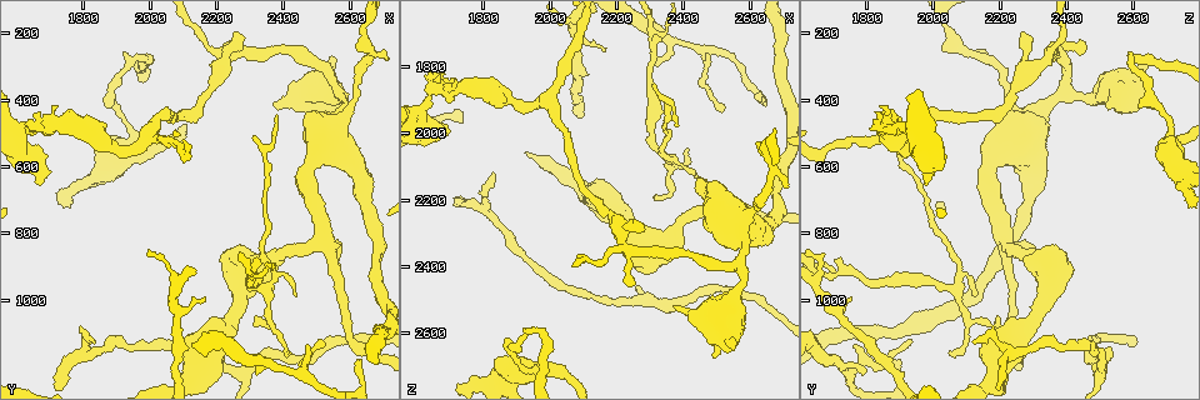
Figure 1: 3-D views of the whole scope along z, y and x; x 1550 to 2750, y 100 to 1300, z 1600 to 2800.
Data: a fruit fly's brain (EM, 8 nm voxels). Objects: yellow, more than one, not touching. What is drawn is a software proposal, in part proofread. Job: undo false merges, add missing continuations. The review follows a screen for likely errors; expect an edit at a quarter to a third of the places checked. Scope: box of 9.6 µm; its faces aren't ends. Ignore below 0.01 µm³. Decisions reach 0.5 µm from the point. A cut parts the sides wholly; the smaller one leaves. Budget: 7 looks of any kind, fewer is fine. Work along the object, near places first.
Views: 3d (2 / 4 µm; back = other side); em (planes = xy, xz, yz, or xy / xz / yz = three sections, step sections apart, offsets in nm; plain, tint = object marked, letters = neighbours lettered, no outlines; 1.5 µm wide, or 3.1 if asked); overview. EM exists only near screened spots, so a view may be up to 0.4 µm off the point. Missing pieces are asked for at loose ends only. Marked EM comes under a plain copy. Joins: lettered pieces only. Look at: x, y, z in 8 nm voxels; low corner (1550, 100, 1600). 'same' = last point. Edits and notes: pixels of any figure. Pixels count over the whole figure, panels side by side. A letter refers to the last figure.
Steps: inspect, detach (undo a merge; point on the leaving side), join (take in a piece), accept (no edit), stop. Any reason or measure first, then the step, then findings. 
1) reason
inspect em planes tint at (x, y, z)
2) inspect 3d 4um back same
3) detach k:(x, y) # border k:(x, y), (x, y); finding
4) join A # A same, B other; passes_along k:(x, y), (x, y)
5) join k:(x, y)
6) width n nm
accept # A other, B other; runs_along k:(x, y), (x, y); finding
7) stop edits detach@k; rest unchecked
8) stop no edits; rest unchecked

sudden change in width
inspect em planes letters at (1710, 480, 1870)

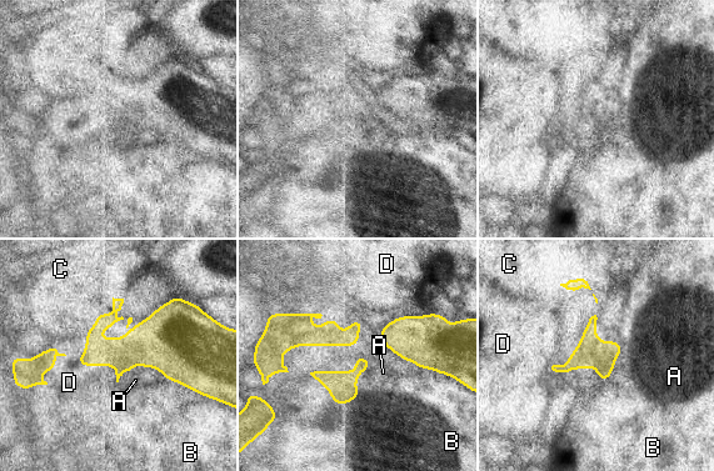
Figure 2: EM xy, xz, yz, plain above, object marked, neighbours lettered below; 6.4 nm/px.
accept # A other, B other, C other, D other; continuous, no second neuron

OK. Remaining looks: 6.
abrupt turn
inspect 3d 4um at (2350, 550, 1890)

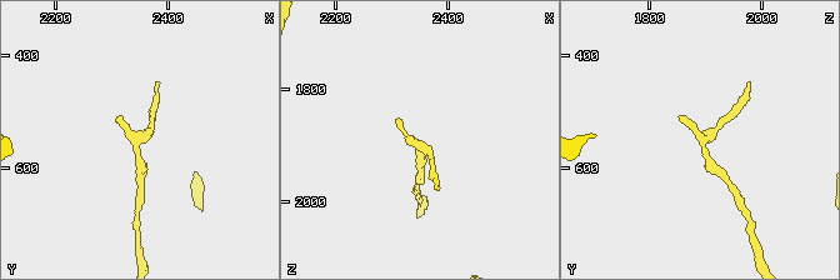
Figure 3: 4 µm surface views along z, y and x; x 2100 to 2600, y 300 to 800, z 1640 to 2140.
shape alone is not enough
inspect em xy step 8 letters at (2345, 550, 1900)

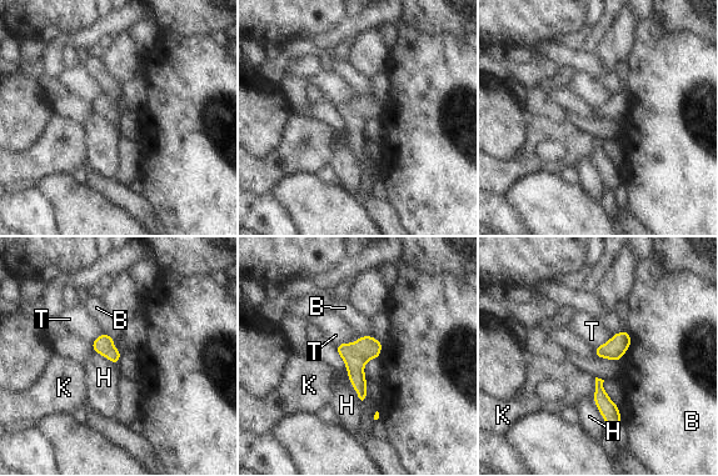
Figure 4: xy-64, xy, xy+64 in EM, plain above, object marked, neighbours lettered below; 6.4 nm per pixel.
inspect em planes letters same

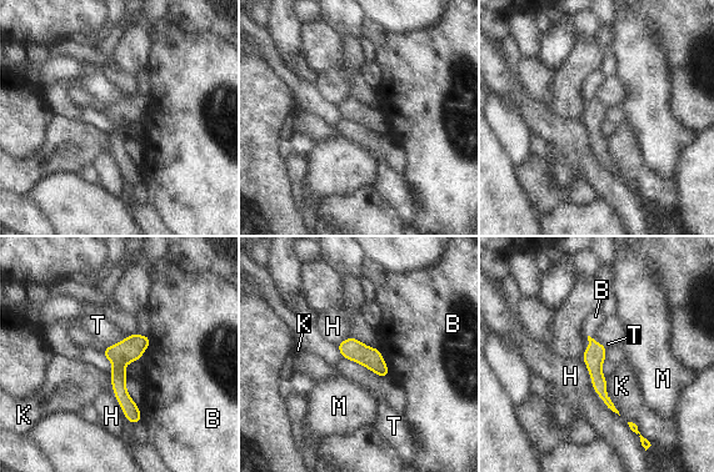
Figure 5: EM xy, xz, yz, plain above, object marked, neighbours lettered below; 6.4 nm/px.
accept # B other, H other, K other, M other, T other; runs_along 5:(133, 337), (119, 391), (136, 420); one neuron here

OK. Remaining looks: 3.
sharp bend
inspect em planes tint at (1950, 270, 2600)

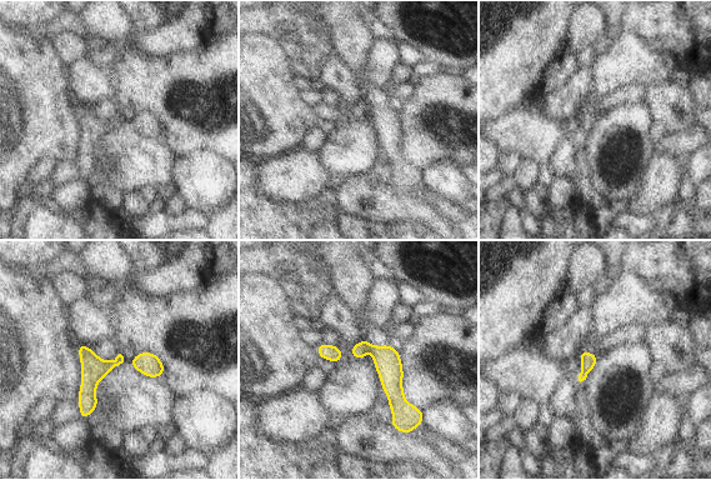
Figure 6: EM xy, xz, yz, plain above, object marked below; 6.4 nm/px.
see the neighbours
inspect em planes letters same

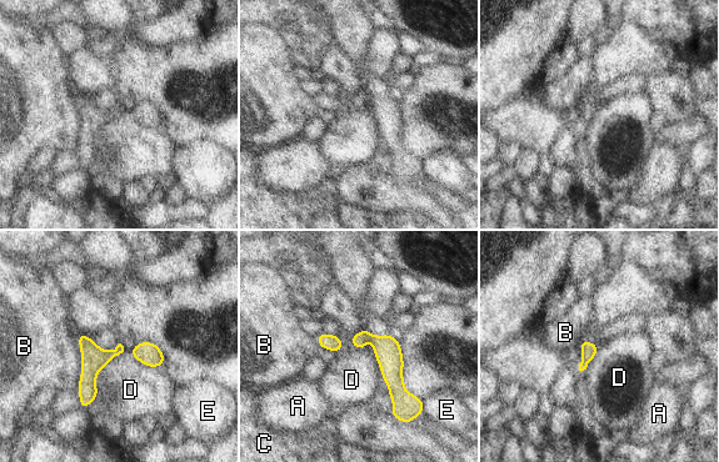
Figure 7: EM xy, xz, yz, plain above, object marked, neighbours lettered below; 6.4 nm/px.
detach 7:(387, 348) # A other, B other, C other, D other, E other; part_leaving 7:(374, 337), (392, 363), (395, 410); two neurons meet here

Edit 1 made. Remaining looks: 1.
stop edits detach@7; rest unchecked

